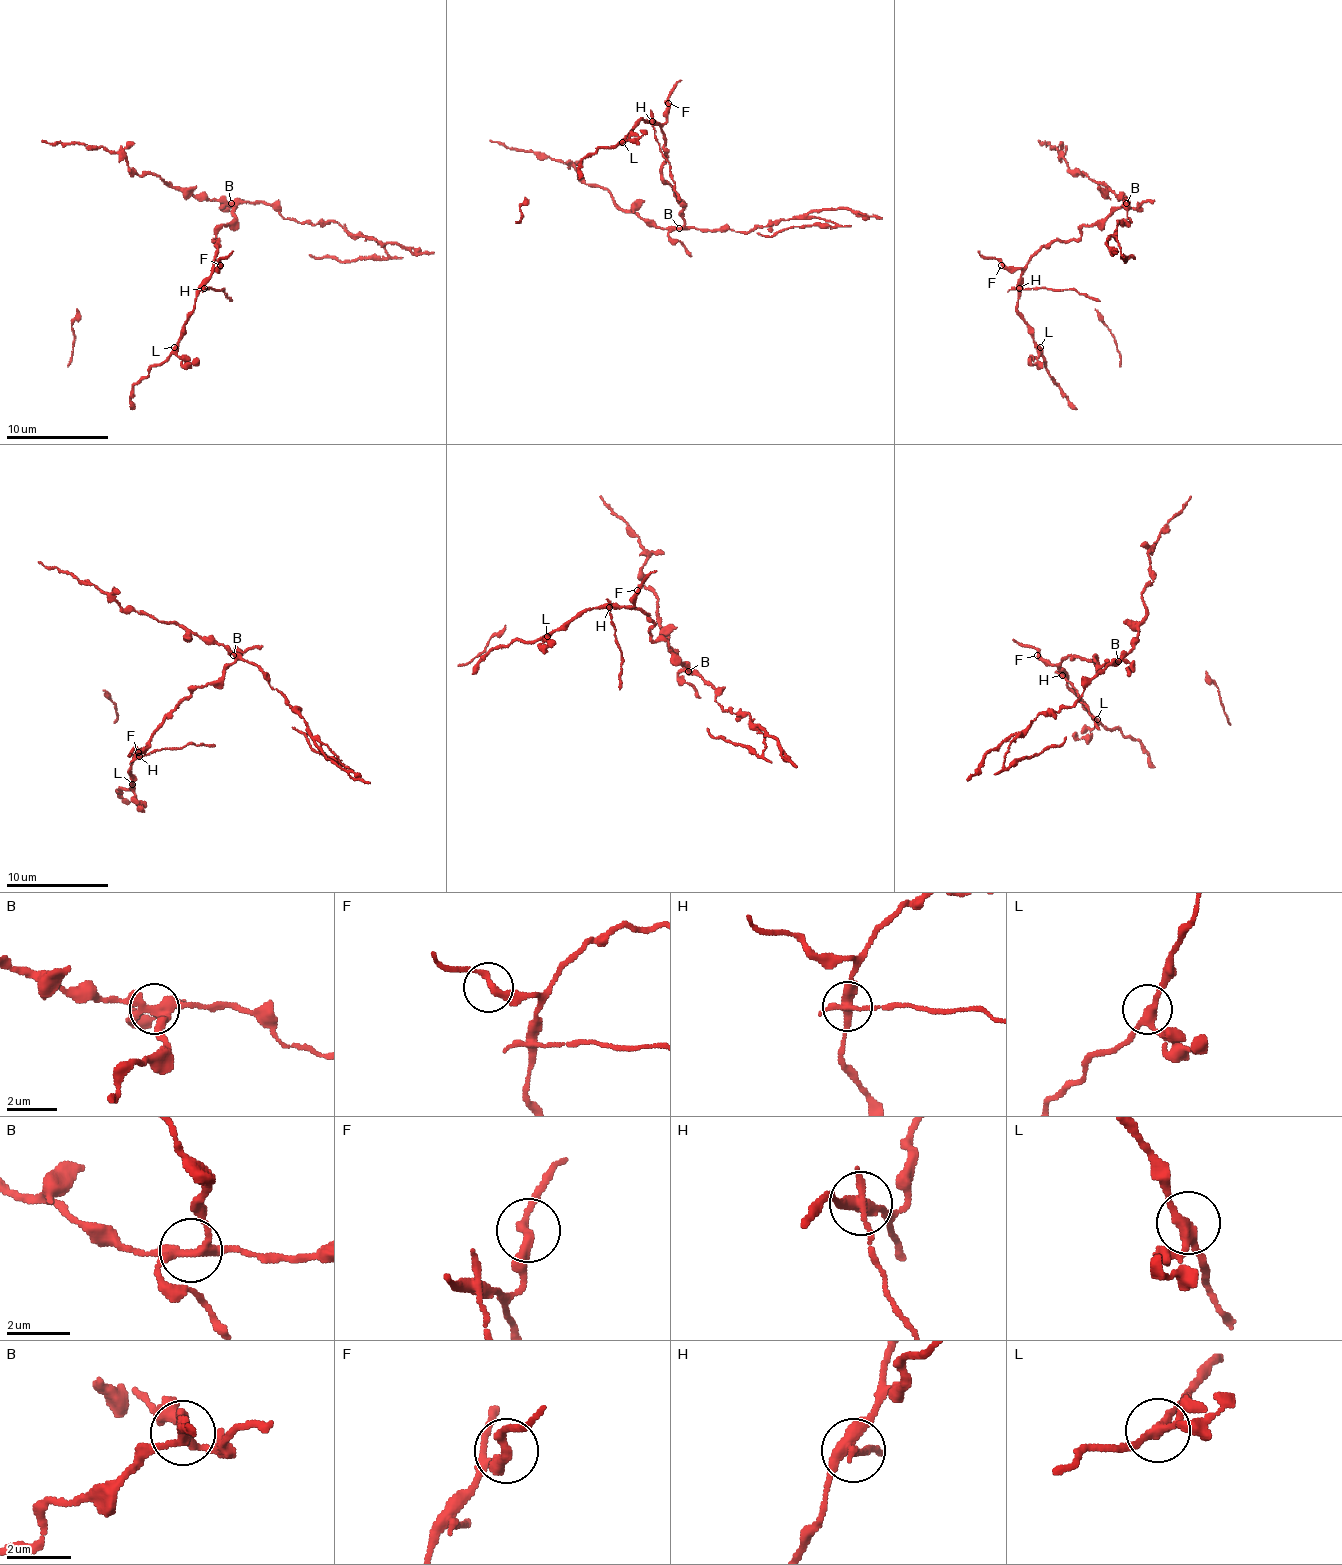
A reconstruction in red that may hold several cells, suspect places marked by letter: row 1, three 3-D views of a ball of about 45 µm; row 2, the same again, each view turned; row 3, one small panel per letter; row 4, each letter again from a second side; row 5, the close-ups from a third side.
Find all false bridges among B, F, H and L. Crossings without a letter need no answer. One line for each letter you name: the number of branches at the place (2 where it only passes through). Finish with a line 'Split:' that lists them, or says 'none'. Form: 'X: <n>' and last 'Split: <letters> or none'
B: 4
H: 3
Split: B, H

